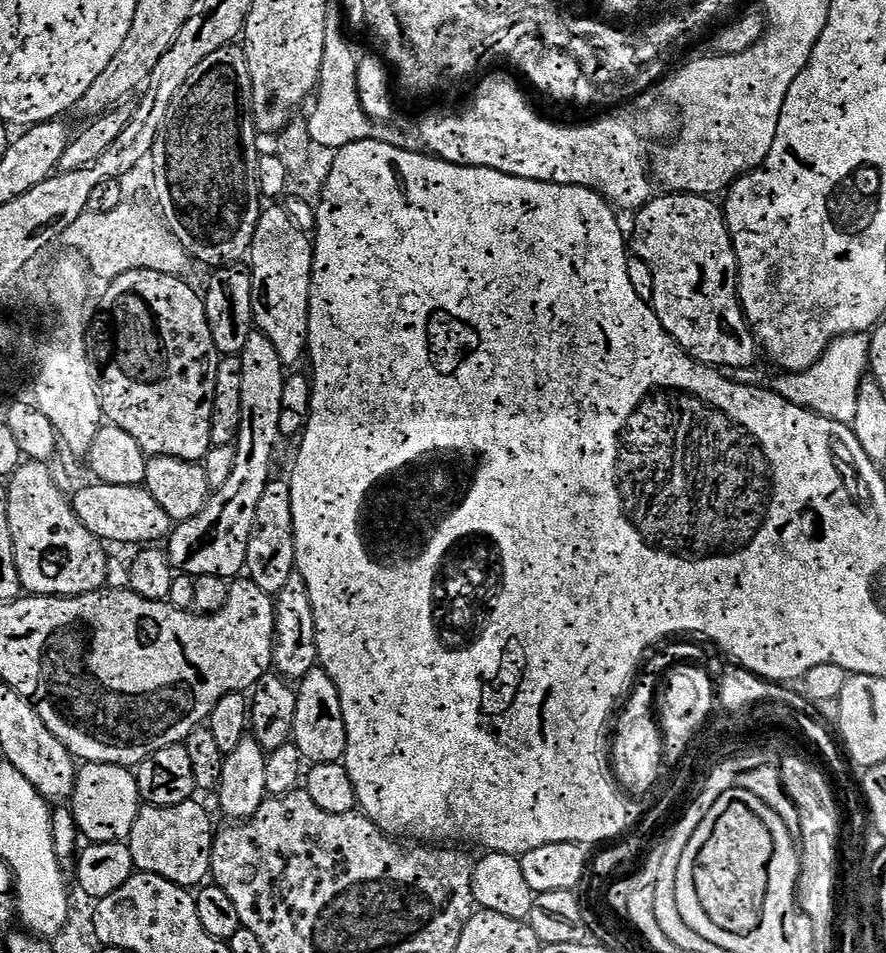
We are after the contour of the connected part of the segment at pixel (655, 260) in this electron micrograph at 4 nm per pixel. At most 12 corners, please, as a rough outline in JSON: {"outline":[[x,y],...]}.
{"outline":[[653,195],[630,248],[658,322],[717,370],[758,356],[715,199]]}

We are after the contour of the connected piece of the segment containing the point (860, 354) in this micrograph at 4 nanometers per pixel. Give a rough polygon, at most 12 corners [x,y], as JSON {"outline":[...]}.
{"outline":[[840,336],[805,372],[771,391],[851,426],[870,339]]}

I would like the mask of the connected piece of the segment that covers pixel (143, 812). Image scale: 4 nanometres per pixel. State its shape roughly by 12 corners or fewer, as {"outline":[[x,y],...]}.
{"outline":[[195,799],[141,807],[126,841],[136,872],[195,889],[214,827]]}

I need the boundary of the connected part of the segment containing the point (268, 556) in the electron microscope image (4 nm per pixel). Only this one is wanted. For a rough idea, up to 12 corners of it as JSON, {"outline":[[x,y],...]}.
{"outline":[[288,480],[258,498],[246,576],[276,597],[296,572]]}

